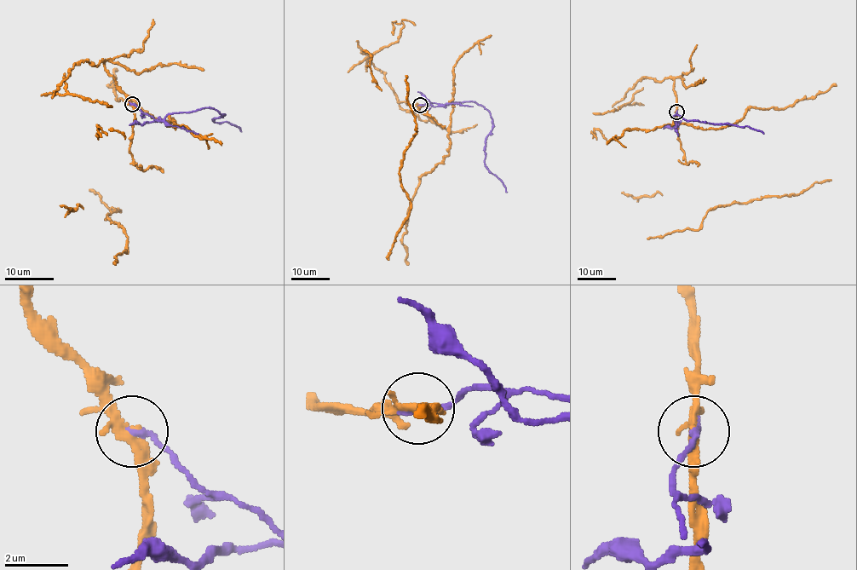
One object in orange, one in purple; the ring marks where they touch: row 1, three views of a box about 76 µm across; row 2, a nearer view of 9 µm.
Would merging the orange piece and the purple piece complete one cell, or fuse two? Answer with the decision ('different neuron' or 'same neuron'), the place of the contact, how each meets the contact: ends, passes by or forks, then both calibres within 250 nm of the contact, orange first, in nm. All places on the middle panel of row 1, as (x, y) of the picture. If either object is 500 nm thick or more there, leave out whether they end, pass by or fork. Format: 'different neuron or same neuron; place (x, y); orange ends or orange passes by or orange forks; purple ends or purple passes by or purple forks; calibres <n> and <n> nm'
different neuron; place (420, 105); orange forks; purple ends; calibres 220 and 280 nm

